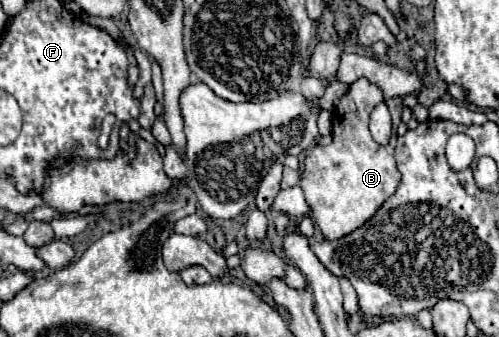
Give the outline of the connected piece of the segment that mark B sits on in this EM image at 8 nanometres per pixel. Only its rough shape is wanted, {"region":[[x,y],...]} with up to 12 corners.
{"region":[[367,79],[333,113],[333,143],[305,157],[301,189],[325,239],[359,229],[397,191],[401,97],[389,145]]}

